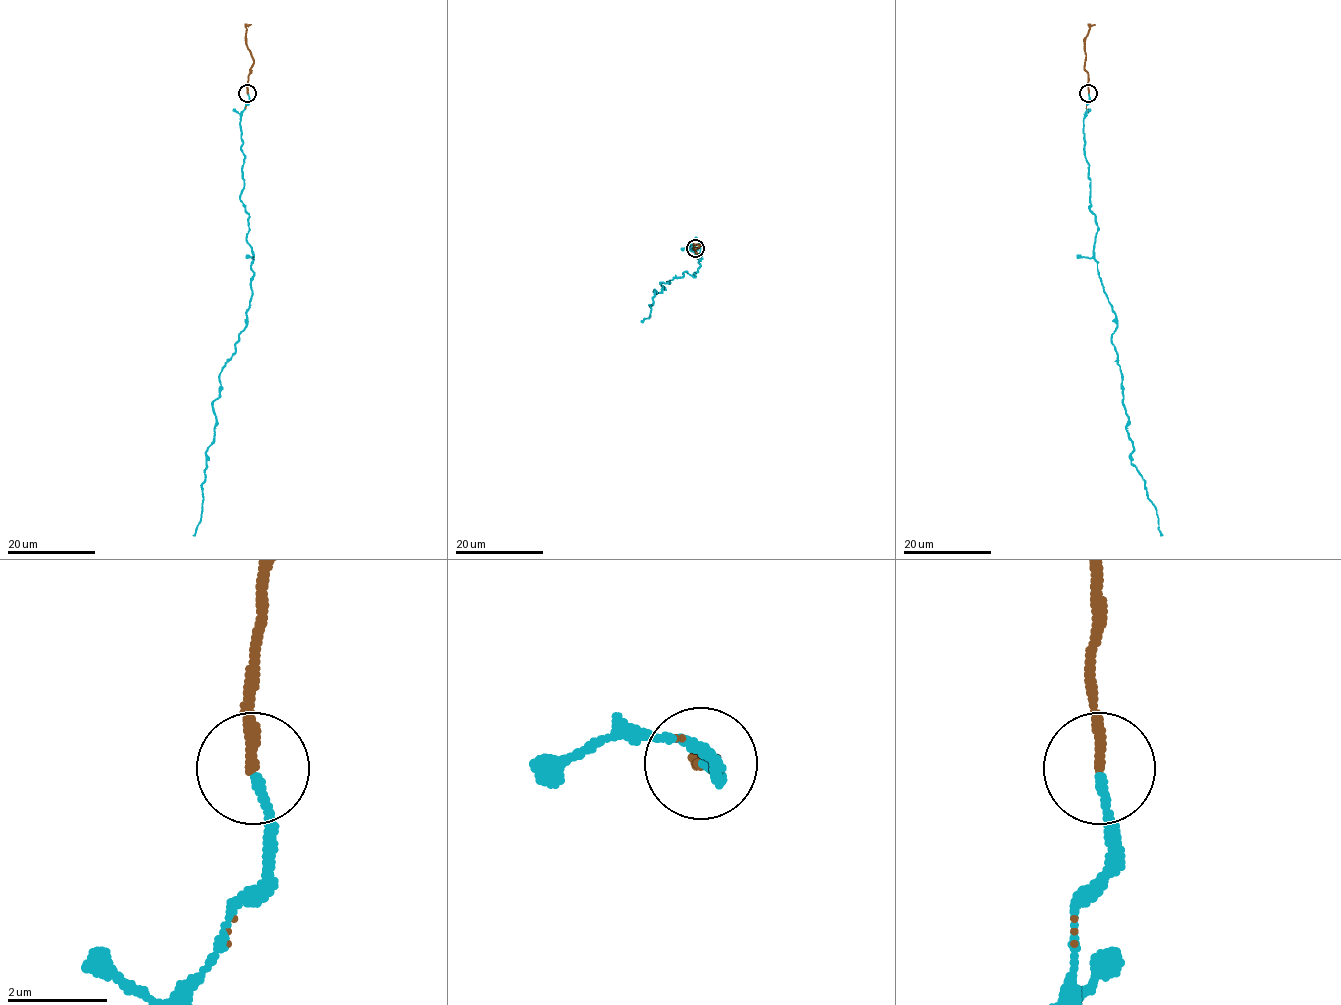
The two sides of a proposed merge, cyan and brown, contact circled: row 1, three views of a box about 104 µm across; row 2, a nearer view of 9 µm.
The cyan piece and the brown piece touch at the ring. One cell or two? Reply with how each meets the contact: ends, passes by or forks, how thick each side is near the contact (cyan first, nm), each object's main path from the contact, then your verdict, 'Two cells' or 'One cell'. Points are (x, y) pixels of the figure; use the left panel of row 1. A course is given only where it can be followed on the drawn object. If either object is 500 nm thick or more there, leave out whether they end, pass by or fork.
At the ring cyan ends. At the ring brown ends. Thickness 170 nm (cyan) against 240 nm. Course of cyan: (247, 93), (239, 200), (254, 277), (246, 325), (212, 405), (214, 439), (192, 535). Course of brown: (247, 92), (254, 58), (246, 44), (246, 27), (250, 24). One cell

